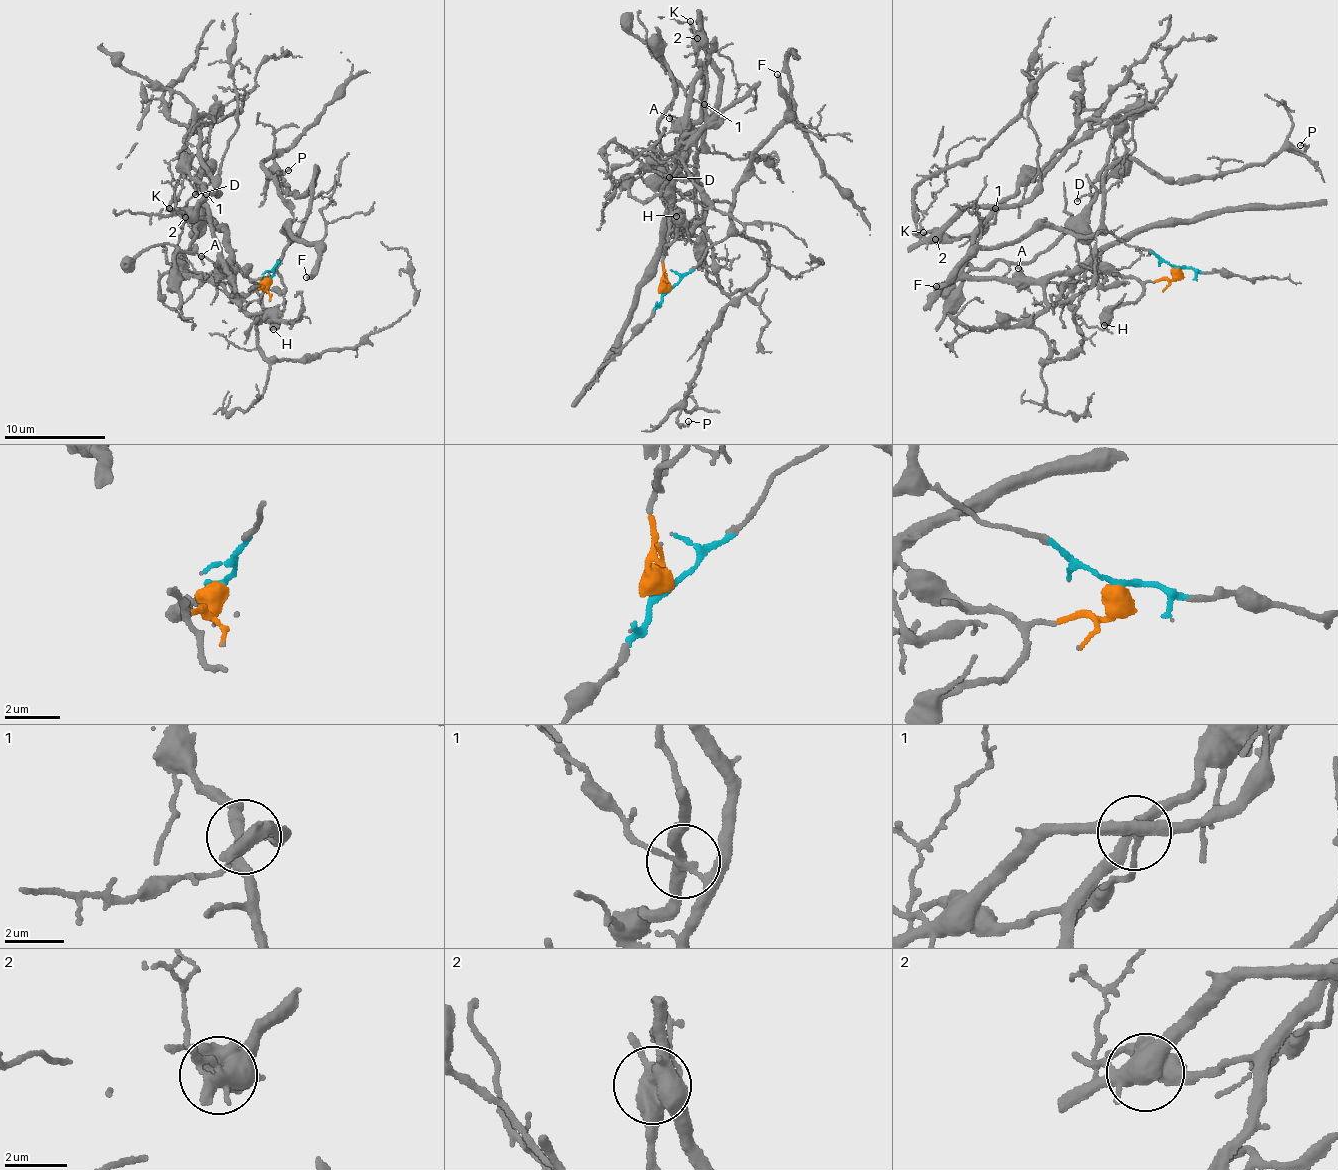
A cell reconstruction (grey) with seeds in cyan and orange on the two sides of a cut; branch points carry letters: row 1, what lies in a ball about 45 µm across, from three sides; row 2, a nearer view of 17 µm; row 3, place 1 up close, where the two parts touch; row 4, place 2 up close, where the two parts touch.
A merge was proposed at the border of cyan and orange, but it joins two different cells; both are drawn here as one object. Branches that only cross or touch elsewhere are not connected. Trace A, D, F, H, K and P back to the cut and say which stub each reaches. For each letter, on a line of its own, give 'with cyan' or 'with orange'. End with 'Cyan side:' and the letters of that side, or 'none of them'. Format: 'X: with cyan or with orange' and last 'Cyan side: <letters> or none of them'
A: with orange
D: with orange
F: with cyan
H: with orange
K: with orange
P: with cyan
Cyan side: F, P

